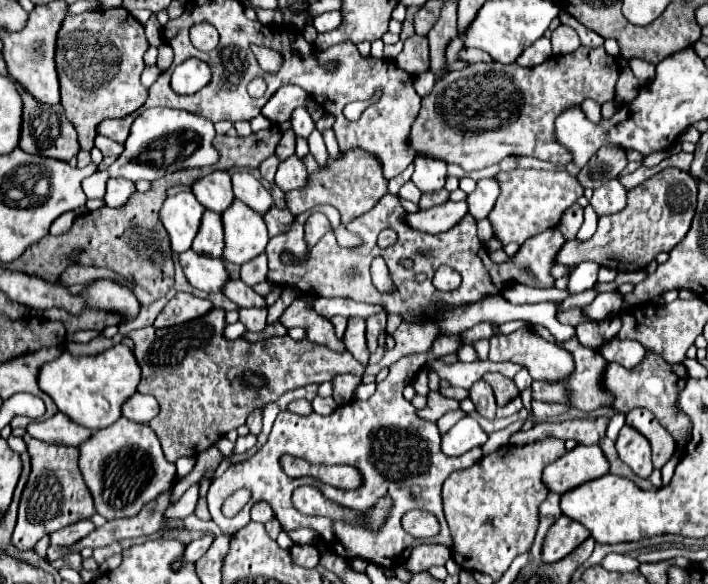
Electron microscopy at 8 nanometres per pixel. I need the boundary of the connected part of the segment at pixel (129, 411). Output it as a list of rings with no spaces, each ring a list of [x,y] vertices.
[[[140,392],[130,396],[122,406],[122,416],[132,422],[140,422],[140,424],[148,424],[150,418],[154,418],[156,414],[158,414],[156,398],[140,394]]]

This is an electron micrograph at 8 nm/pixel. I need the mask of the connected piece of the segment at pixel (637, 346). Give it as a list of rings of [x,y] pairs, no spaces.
[[[612,338],[606,344],[600,346],[600,354],[606,360],[618,362],[620,366],[624,366],[626,370],[632,370],[638,366],[638,362],[642,362],[644,358],[644,346],[636,340],[620,340],[620,338]]]

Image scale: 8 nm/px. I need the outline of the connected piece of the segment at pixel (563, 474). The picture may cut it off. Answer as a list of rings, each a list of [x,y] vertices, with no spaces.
[[[598,444],[576,446],[544,468],[542,482],[548,486],[548,490],[564,494],[584,482],[608,474],[608,468],[608,460]]]

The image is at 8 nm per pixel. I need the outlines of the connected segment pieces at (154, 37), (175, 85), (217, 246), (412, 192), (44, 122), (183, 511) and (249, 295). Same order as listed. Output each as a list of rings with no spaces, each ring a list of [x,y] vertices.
[[[152,14],[144,27],[149,44],[151,46],[159,47],[164,42],[164,39],[162,37],[162,27],[157,20],[156,14]]]
[[[190,58],[178,64],[172,72],[172,90],[178,94],[194,94],[212,80],[212,70],[206,62]]]
[[[206,210],[202,216],[202,224],[200,230],[194,238],[192,244],[194,252],[204,254],[204,256],[212,256],[212,258],[222,258],[222,250],[224,250],[224,242],[222,242],[222,220],[220,214]]]
[[[406,182],[406,184],[402,186],[402,190],[400,190],[400,196],[406,198],[406,200],[410,200],[410,202],[414,202],[414,204],[418,204],[420,194],[422,194],[422,192],[420,192],[412,182]]]
[[[12,80],[16,90],[22,96],[22,132],[20,132],[20,142],[18,146],[24,152],[30,154],[42,154],[48,158],[58,158],[58,160],[70,160],[72,156],[76,156],[80,152],[78,146],[78,138],[76,138],[76,128],[72,126],[72,122],[66,118],[62,104],[50,106],[50,104],[40,104],[36,102],[36,98],[32,94],[28,94],[16,80]]]
[[[198,484],[190,486],[182,496],[180,500],[176,500],[168,510],[166,510],[166,526],[162,526],[162,530],[168,530],[168,522],[170,520],[184,520],[188,514],[194,512],[194,506],[196,506],[196,500],[198,500]]]
[[[230,278],[224,286],[222,286],[222,294],[226,298],[230,298],[234,304],[238,304],[239,308],[260,308],[266,306],[262,296],[258,296],[250,286],[246,286],[242,280],[234,280]]]

